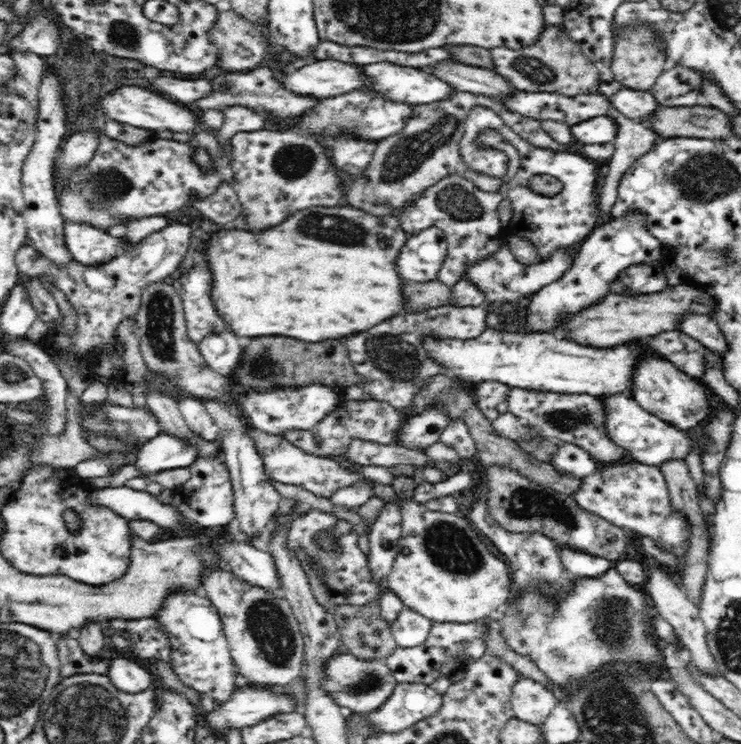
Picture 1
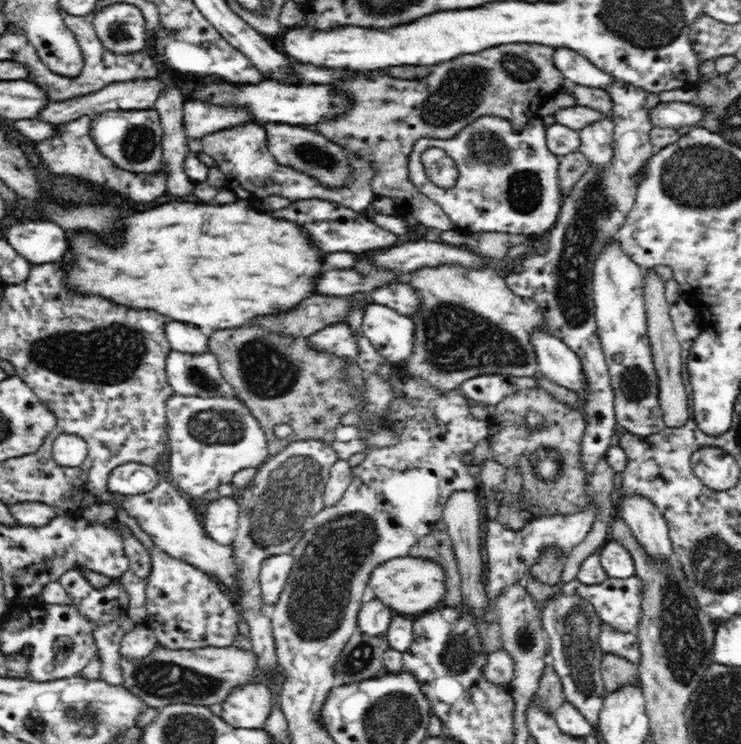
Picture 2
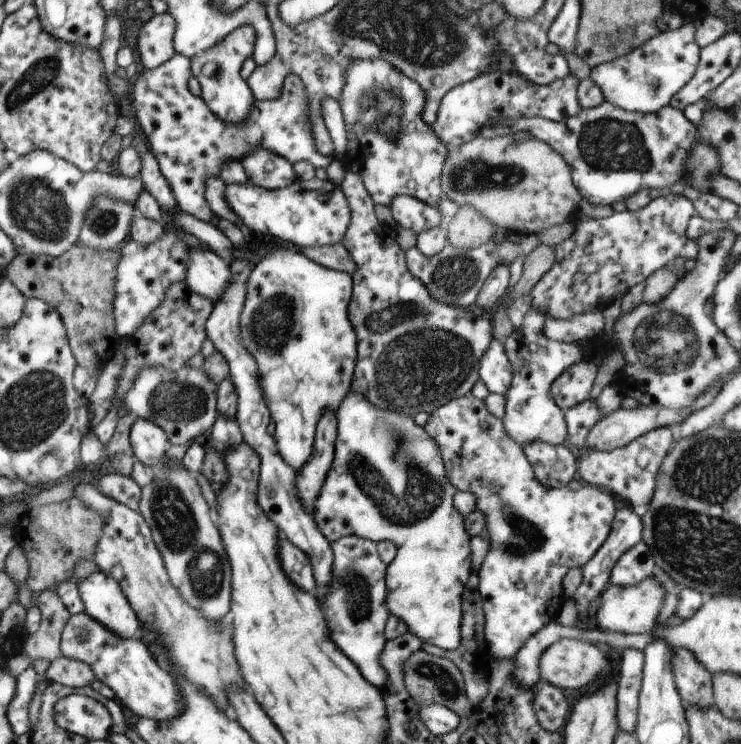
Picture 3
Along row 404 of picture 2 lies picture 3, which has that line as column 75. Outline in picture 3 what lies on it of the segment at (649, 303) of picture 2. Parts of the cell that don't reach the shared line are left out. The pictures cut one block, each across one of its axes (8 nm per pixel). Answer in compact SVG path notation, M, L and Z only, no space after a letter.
M55 658L47 670L45 670L45 680L55 682L59 686L65 688L73 688L73 690L81 690L85 686L91 686L91 682L95 680L93 672L89 670L87 664L79 662L79 660L69 660L69 658Z

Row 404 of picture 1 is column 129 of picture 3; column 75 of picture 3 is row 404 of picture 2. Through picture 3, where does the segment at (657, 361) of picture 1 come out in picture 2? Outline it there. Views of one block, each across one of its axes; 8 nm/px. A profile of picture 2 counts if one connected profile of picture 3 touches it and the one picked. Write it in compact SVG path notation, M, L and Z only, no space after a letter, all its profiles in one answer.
M618 242L600 256L594 266L594 310L598 320L598 340L608 362L610 382L614 392L614 410L618 428L636 436L654 436L666 428L660 406L660 384L652 358L652 344L648 338L648 314L644 302L646 270L630 262L620 252Z

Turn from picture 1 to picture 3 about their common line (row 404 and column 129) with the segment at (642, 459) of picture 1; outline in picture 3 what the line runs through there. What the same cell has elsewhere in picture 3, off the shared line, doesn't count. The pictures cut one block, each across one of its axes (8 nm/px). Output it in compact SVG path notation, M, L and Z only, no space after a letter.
M101 570L75 582L83 612L95 622L103 624L117 638L139 636L139 622L129 602L123 598L119 584Z

